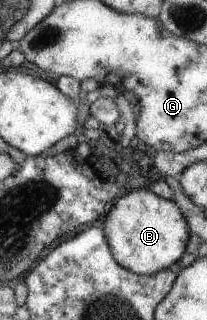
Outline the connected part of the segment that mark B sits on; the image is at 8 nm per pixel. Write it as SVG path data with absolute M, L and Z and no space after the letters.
M144 186L129 189L129 191L115 202L115 207L103 222L102 227L118 264L139 275L153 275L174 268L186 253L190 238L191 232L187 218L175 201L163 199L153 192L147 192Z

